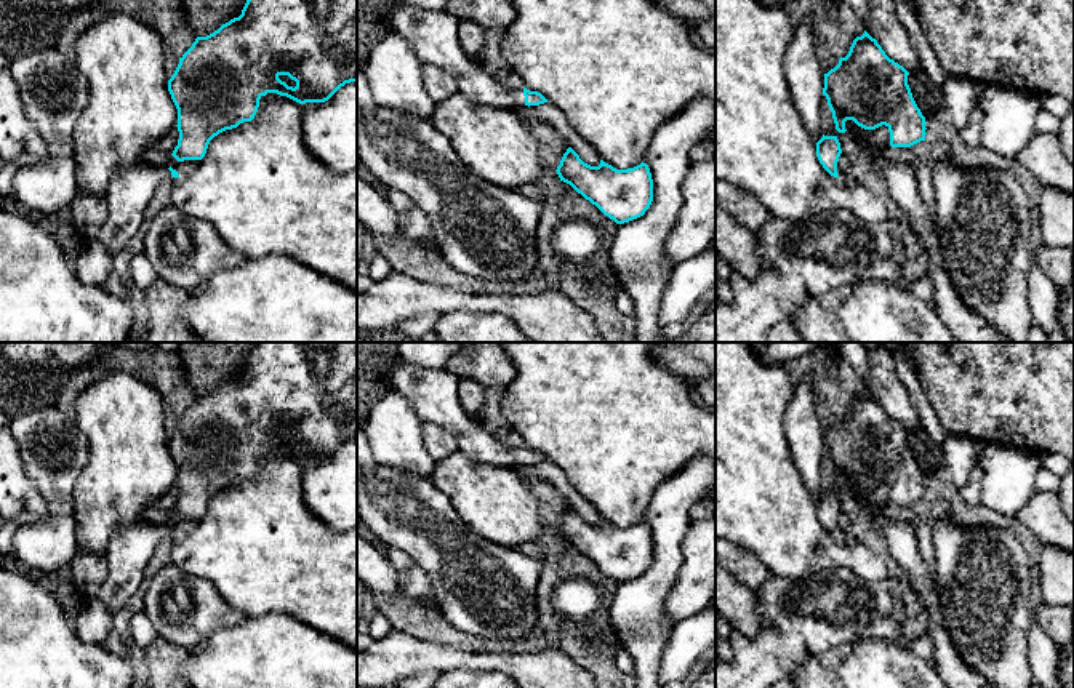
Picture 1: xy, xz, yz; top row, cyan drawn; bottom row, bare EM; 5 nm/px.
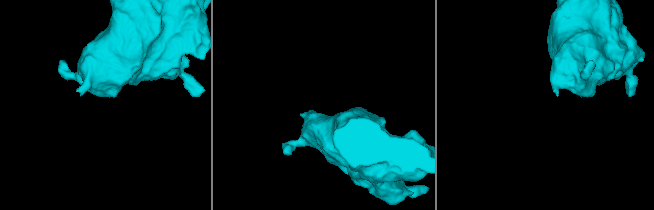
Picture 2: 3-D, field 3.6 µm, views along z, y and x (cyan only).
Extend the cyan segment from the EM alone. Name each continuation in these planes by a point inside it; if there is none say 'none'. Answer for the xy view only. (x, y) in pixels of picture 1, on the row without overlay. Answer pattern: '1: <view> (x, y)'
1: xy (127, 554)

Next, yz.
none

